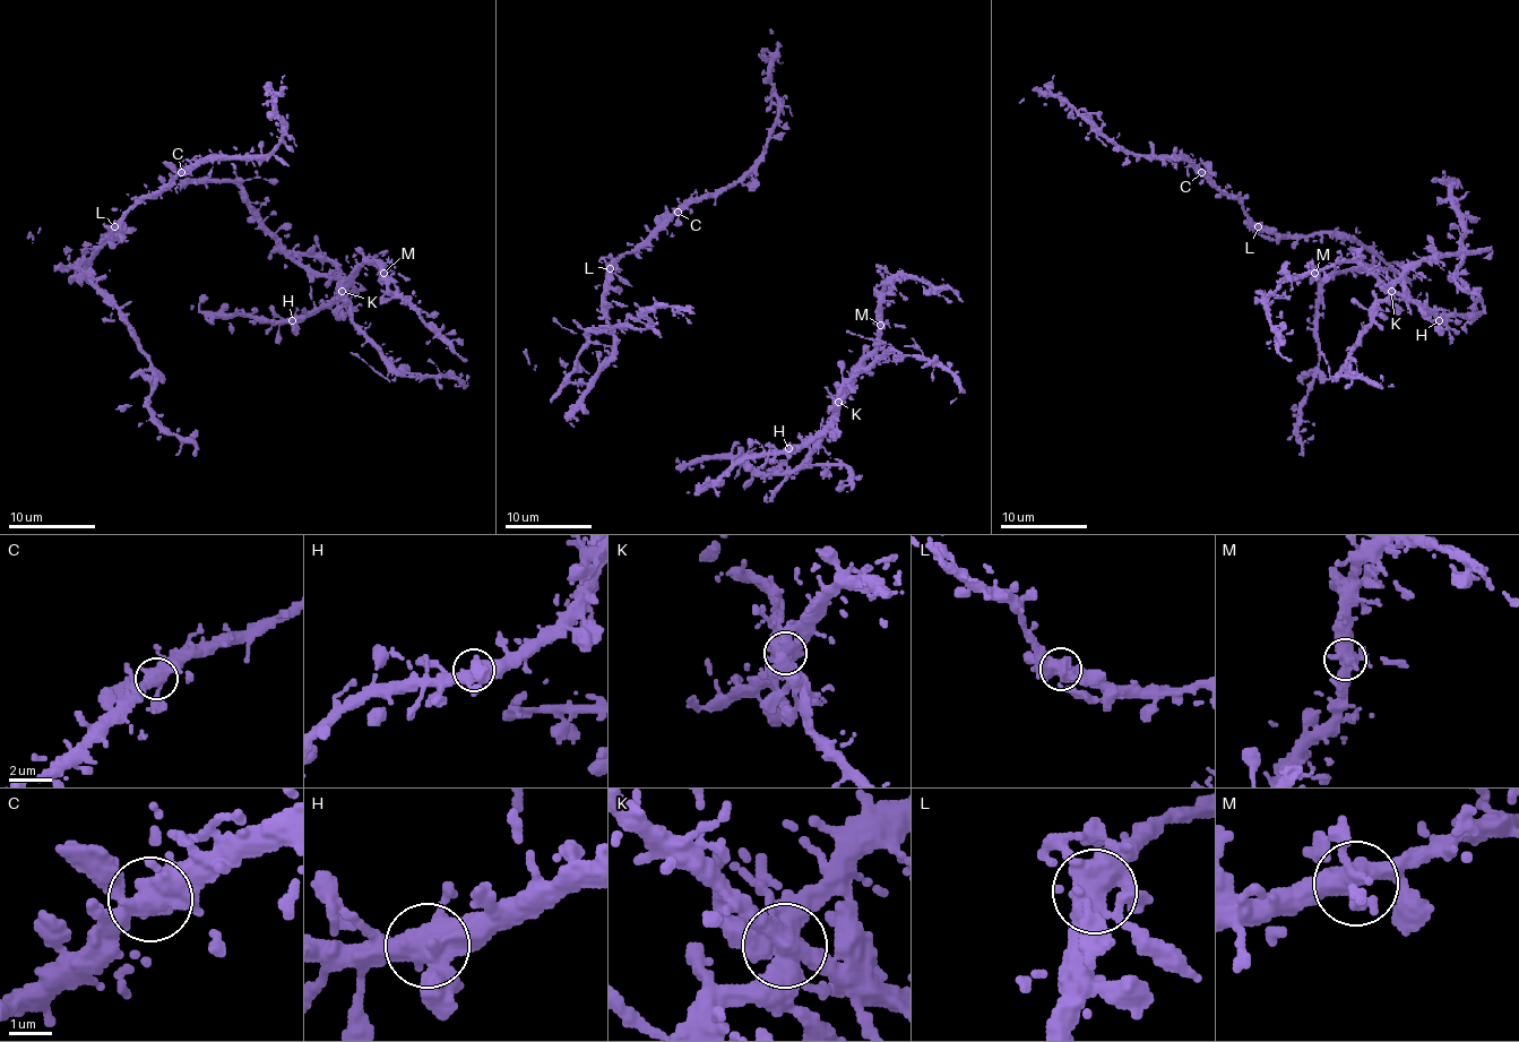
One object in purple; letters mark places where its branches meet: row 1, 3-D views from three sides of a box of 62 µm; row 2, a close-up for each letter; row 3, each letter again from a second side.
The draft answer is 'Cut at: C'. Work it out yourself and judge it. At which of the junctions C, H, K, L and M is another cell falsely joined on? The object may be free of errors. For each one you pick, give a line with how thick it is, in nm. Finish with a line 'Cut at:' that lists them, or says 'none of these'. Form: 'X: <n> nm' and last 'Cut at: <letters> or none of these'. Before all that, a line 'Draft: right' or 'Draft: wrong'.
Draft: wrong
Cut at: none of these

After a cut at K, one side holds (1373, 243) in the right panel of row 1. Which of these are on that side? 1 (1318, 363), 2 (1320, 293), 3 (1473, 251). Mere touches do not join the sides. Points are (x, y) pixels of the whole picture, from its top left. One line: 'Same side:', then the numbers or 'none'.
Same side: 1, 2

